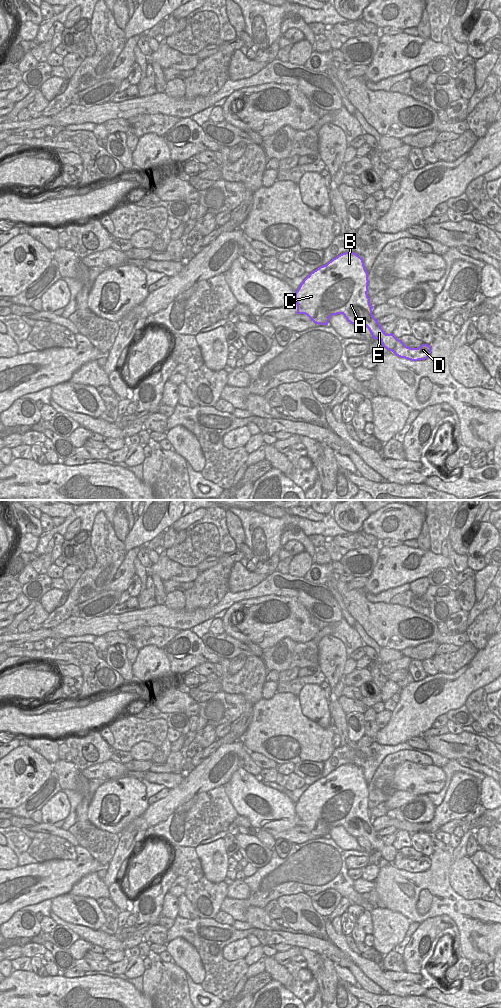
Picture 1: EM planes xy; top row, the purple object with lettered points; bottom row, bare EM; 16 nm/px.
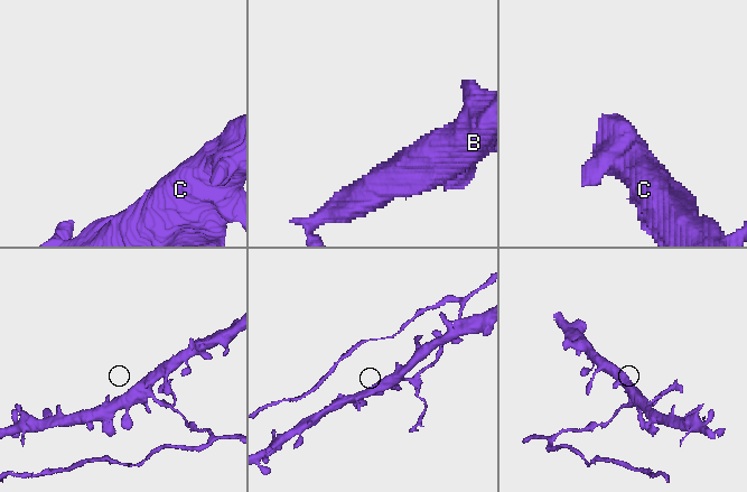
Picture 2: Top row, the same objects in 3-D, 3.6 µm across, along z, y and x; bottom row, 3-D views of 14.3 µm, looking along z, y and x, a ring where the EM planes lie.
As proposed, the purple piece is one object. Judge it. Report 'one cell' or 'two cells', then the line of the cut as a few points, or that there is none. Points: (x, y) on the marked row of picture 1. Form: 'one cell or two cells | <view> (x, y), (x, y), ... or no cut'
two cells | xy (397, 339), (392, 351)

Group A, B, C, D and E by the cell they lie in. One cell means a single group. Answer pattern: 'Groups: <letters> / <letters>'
Groups: A B C E / D

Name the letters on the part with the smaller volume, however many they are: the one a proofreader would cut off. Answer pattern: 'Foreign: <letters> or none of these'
Foreign: D

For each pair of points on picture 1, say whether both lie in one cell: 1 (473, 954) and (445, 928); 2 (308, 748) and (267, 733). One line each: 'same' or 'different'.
1: different
2: same

